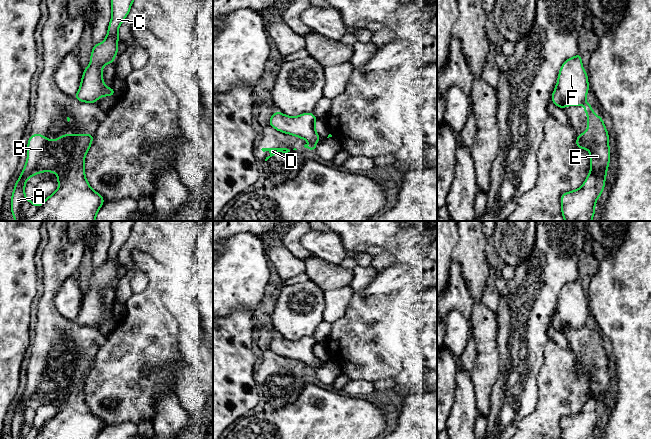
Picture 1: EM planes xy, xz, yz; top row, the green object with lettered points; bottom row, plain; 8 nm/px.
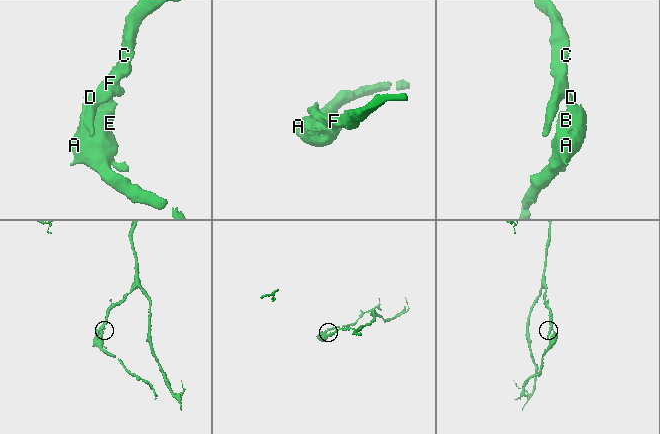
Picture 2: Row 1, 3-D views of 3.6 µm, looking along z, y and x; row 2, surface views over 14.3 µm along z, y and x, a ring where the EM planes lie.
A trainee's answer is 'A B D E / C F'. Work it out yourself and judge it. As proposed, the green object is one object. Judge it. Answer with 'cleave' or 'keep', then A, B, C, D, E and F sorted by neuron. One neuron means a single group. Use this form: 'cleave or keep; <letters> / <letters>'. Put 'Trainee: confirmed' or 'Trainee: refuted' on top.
Trainee: confirmed
cleave; A B D E / C F

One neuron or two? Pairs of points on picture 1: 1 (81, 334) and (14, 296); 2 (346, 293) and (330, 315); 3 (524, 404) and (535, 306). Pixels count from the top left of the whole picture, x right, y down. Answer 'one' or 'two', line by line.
1: two
2: one
3: one

